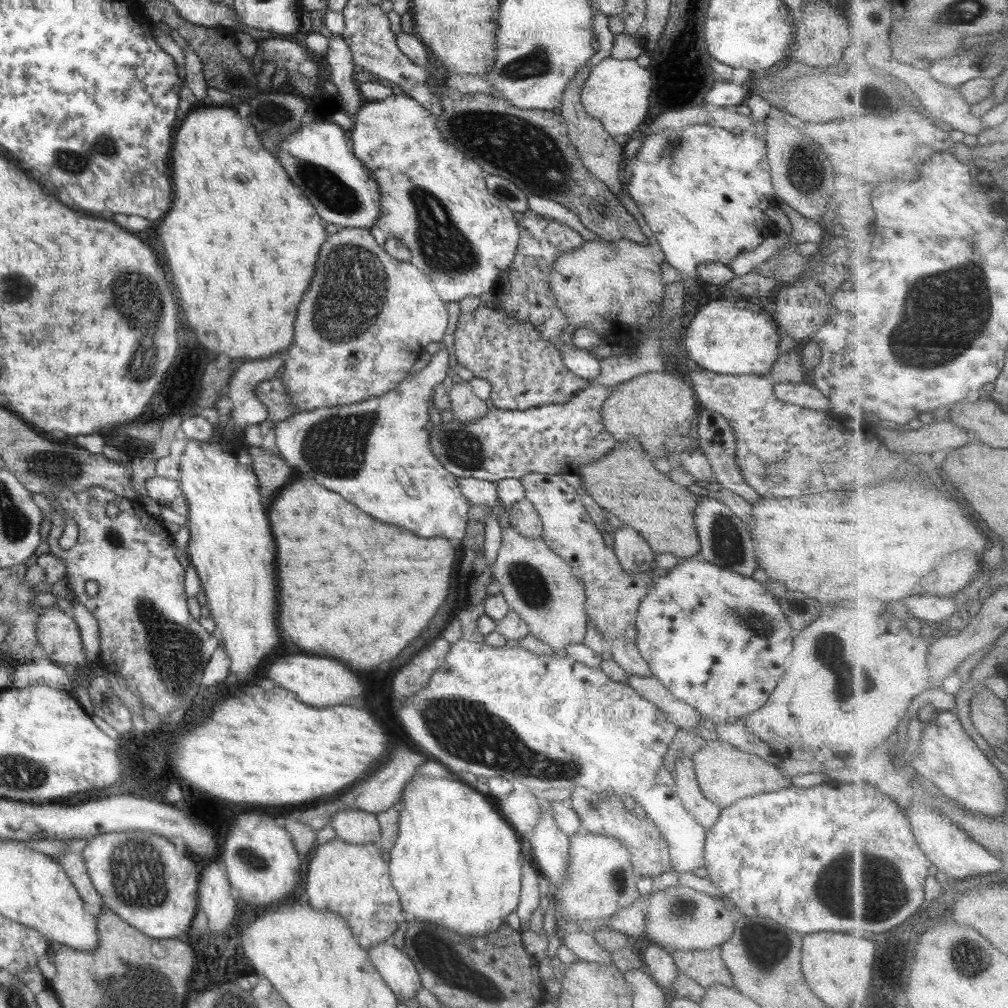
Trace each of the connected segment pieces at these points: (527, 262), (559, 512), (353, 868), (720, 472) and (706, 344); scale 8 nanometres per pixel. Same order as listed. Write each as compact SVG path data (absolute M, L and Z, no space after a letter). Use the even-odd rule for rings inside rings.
M532 210L524 212L518 224L519 243L515 258L510 266L500 273L497 284L492 288L494 297L491 305L511 318L532 323L540 331L540 336L556 347L558 342L562 342L559 336L562 329L568 325L568 319L556 304L549 275L552 274L557 256L578 248L584 238L570 226L540 216Z
M533 472L519 479L525 490L525 498L534 505L540 515L544 530L541 539L558 556L564 558L579 579L582 579L587 594L585 609L588 622L594 623L606 641L623 638L635 644L639 604L654 586L659 573L664 570L653 560L653 566L647 570L636 573L624 572L614 548L604 545L602 533L581 501L582 492L570 486L561 474Z
M336 835L332 840L317 845L306 872L306 896L308 902L318 910L338 913L350 925L354 938L362 948L368 950L382 941L392 940L392 935L405 919L402 916L402 906L398 891L392 882L389 864L382 858L383 851L376 848L374 843L348 844Z
M699 408L698 425L696 432L699 436L699 445L702 452L707 456L715 472L715 479L734 494L742 496L744 500L753 505L756 501L762 500L757 492L744 480L740 467L736 462L736 439L730 423L719 413L710 409Z
M713 300L702 306L697 306L688 323L686 324L682 348L685 356L697 362L703 370L721 375L756 375L767 376L771 372L772 365L779 357L779 343L782 336L779 334L777 324L771 317L771 313L765 311L757 301L746 300Z

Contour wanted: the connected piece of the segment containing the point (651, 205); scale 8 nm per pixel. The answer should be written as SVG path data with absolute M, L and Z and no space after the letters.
M689 124L687 127L679 129L664 129L646 135L643 138L642 144L635 151L635 155L624 164L623 168L625 174L623 175L624 184L627 192L640 209L642 215L646 219L648 226L654 233L656 243L665 254L665 262L668 262L673 268L676 268L682 274L683 287L687 290L686 299L688 302L694 302L693 294L698 290L698 266L700 264L707 264L710 262L718 262L726 266L730 265L733 258L744 254L756 247L761 246L766 238L773 236L777 232L777 228L768 216L765 210L770 208L770 196L768 194L775 194L775 188L771 181L771 168L769 165L769 158L767 155L767 148L765 147L765 139L756 136L754 133L743 132L740 135L734 135L732 132L724 130L723 128L713 127L707 124Z

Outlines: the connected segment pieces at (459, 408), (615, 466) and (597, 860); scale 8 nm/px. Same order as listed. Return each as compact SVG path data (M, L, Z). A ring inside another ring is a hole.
M469 381L452 383L450 391L450 410L460 422L472 422L487 415L489 402L478 398Z
M630 435L607 455L579 468L582 491L643 536L656 554L668 552L679 560L694 557L701 551L694 526L694 509L701 498L686 486L674 483L668 474L658 471L652 461L641 439Z
M581 829L577 833L569 836L569 863L567 864L567 874L565 880L557 885L555 900L560 912L560 921L580 923L580 926L572 927L572 930L582 930L590 933L607 926L607 920L614 916L622 908L632 905L641 895L636 887L640 876L634 871L632 855L629 850L618 839L601 835L592 834Z

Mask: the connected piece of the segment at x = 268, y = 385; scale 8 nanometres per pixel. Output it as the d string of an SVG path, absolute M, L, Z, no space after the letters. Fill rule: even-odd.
M279 378L259 382L255 388L255 395L266 405L269 418L276 424L286 420L291 413L297 413L297 406L291 402L286 387Z

